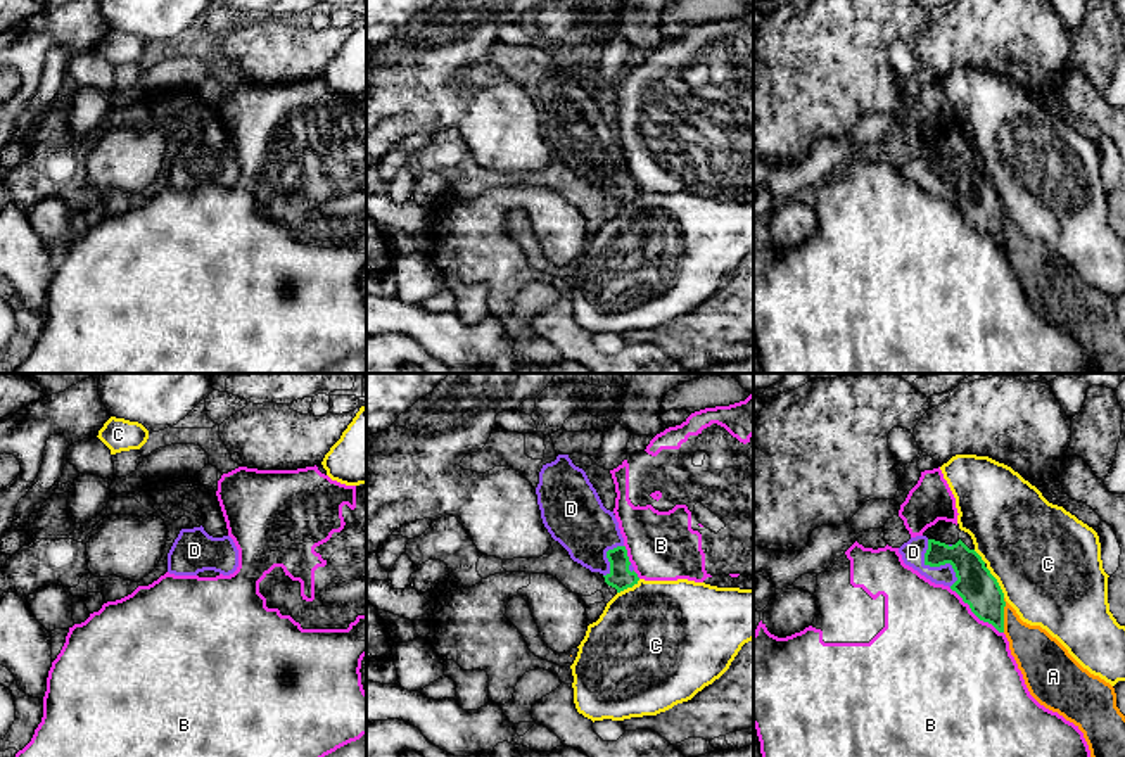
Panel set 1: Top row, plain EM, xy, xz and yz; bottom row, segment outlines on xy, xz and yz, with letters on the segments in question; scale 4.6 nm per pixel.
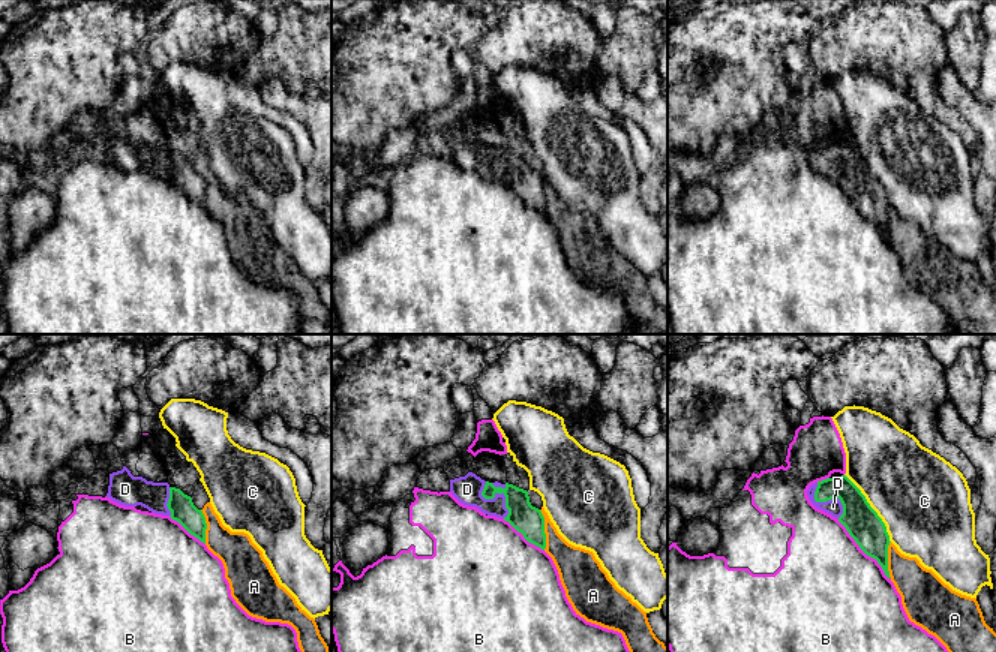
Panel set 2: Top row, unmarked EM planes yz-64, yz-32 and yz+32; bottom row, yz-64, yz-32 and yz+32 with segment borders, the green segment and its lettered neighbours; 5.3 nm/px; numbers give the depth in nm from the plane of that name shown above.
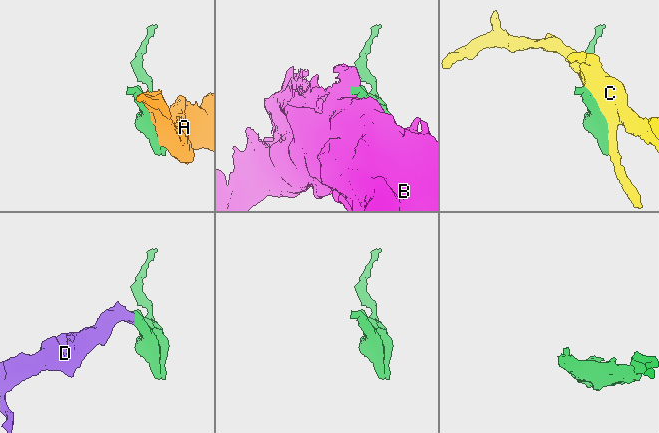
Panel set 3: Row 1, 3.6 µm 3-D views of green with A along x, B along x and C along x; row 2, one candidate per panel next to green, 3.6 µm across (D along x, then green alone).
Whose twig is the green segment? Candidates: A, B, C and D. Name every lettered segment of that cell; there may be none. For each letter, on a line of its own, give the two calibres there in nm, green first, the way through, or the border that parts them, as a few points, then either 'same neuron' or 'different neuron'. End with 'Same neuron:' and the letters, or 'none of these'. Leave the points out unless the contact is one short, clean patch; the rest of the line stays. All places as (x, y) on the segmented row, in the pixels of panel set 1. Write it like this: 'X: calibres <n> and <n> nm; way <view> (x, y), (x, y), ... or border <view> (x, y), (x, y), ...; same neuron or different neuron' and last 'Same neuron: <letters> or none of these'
A: calibres 180 and 220 nm; different neuron
B: calibres 180 and 500 nm; different neuron
C: calibres 180 and 500 nm; different neuron
D: calibres 180 and 110 nm; way yz (975, 585), (956, 566), (937, 566), (927, 564), (913, 552); same neuron
Same neuron: D

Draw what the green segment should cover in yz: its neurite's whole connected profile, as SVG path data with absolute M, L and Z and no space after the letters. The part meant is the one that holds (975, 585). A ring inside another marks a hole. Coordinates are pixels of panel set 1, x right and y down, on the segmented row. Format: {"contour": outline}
{"contour": "M926 536L911 538L899 548L906 565L935 584L956 591L983 622L1004 633L1004 593L982 557L961 539L945 544Z"}

